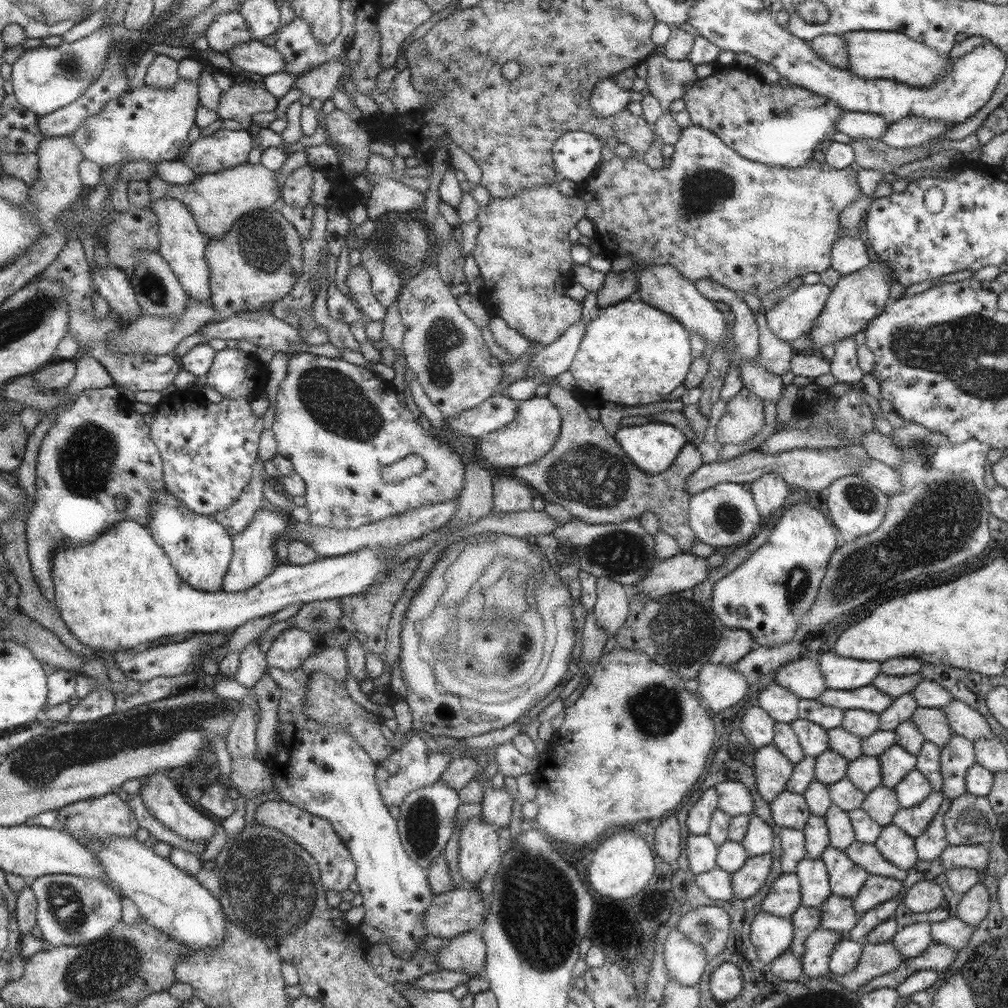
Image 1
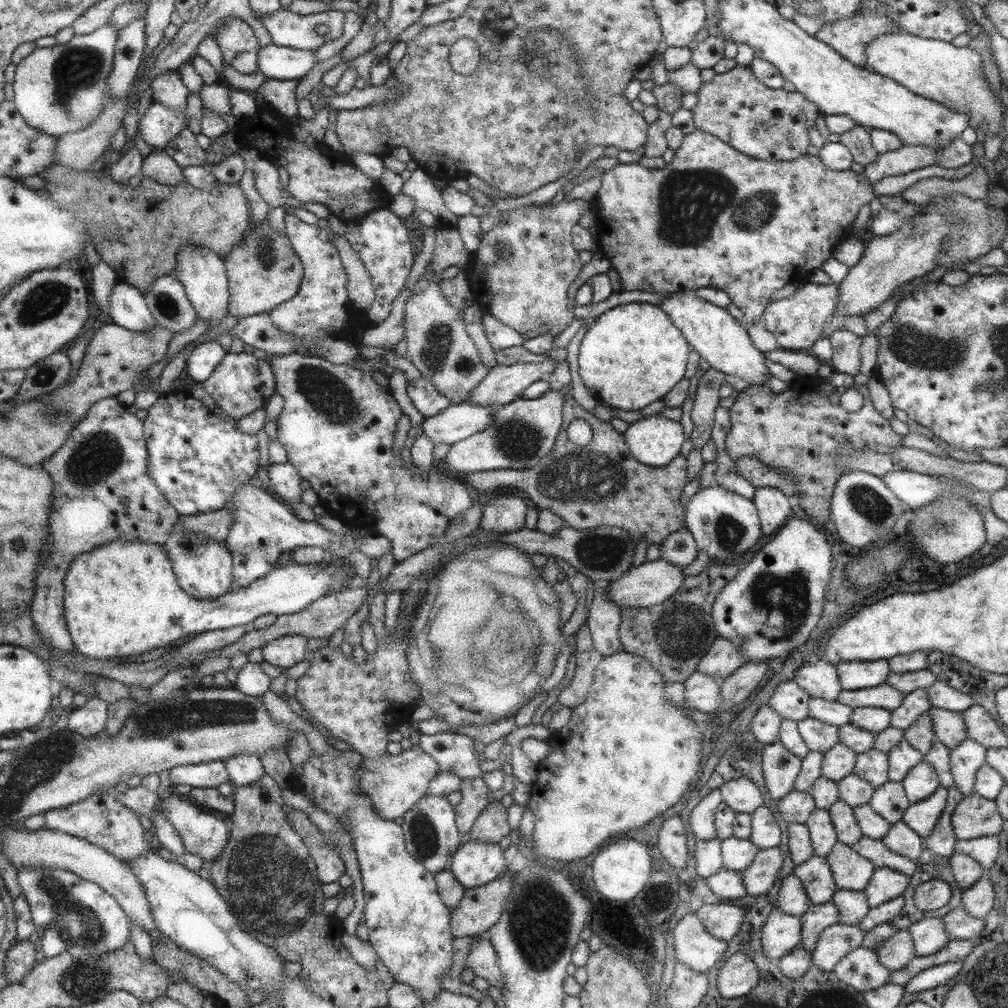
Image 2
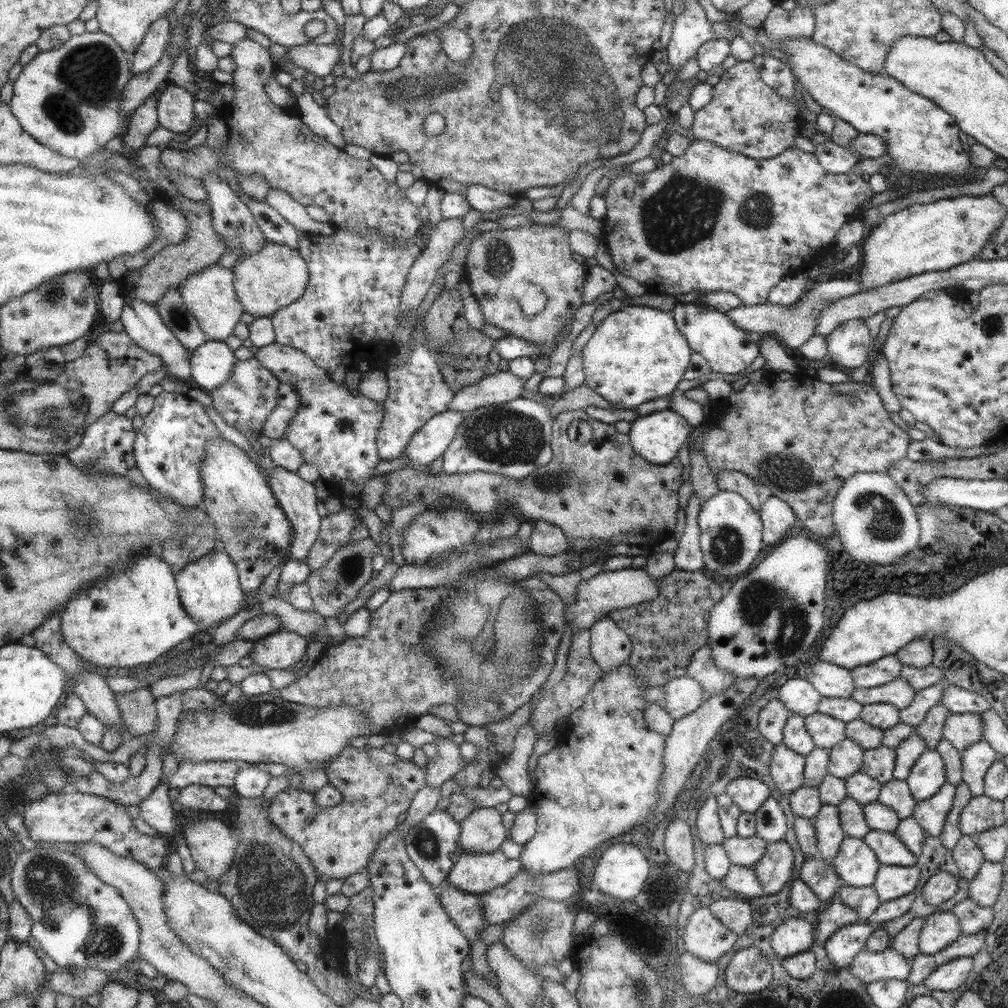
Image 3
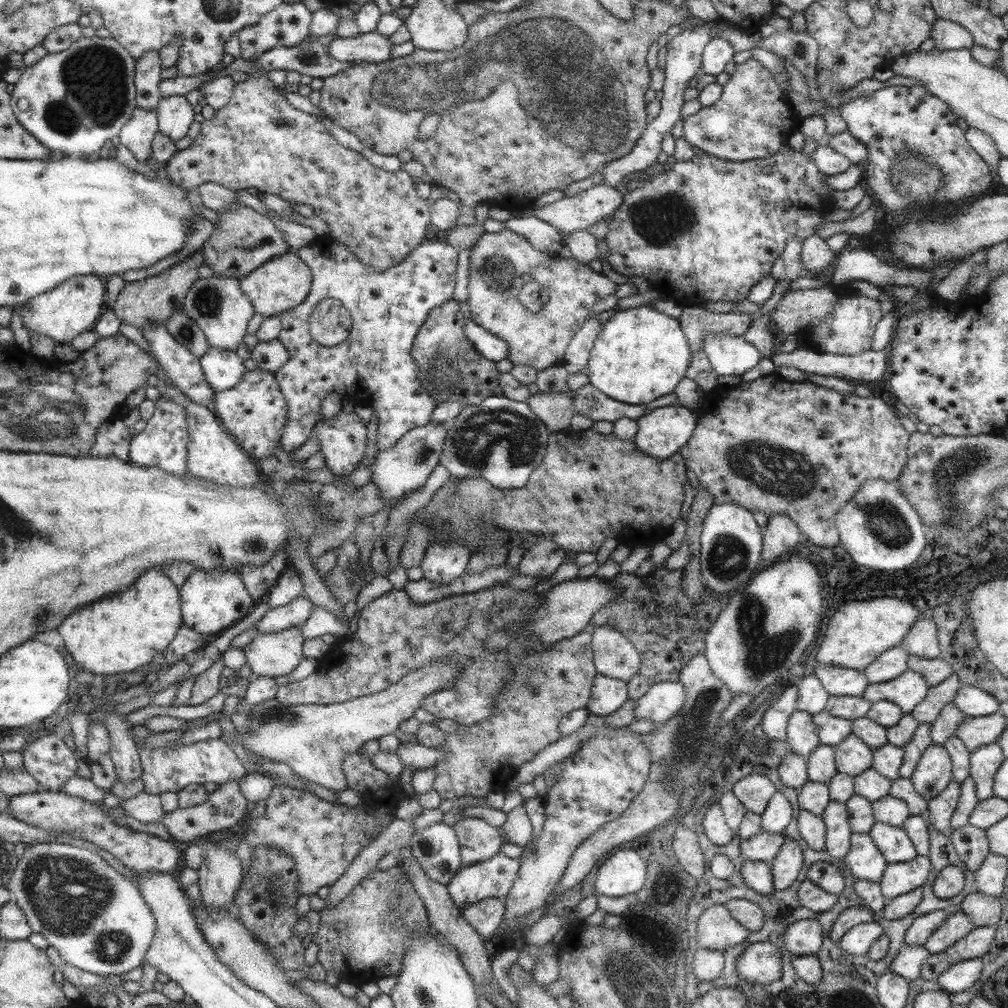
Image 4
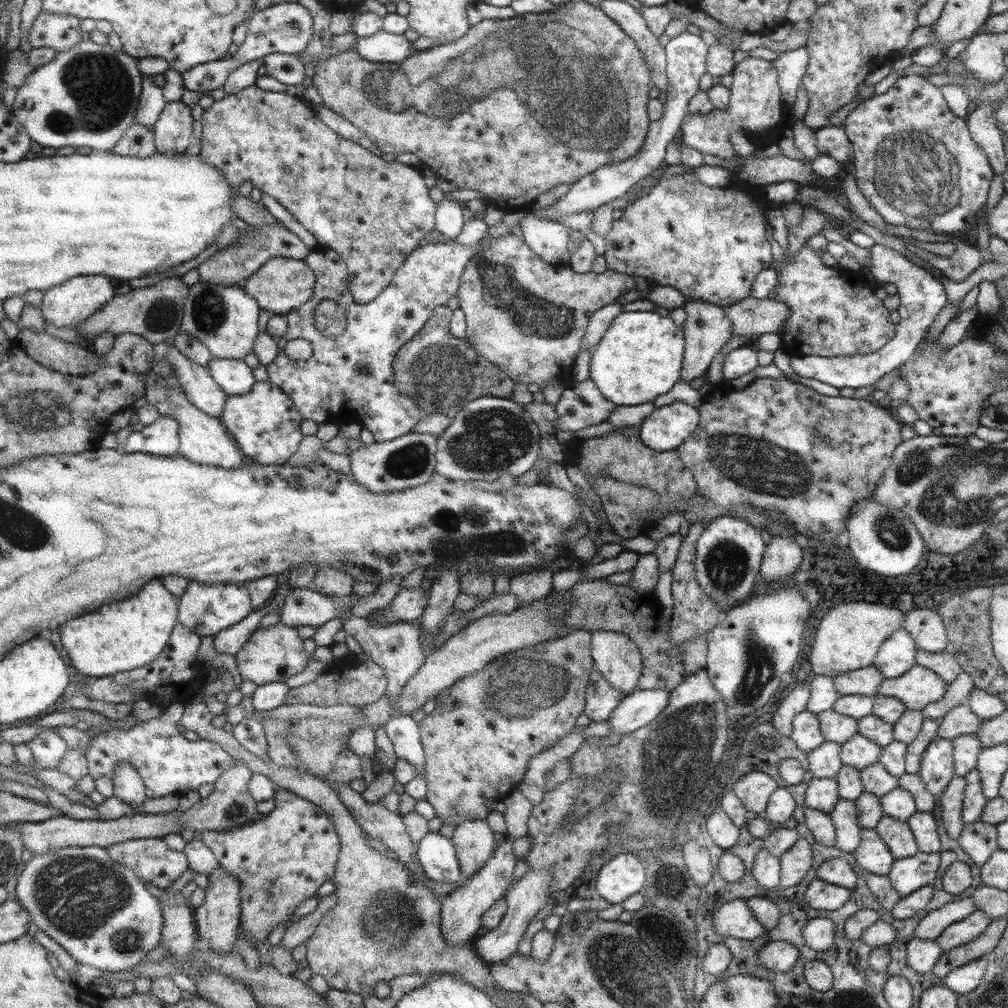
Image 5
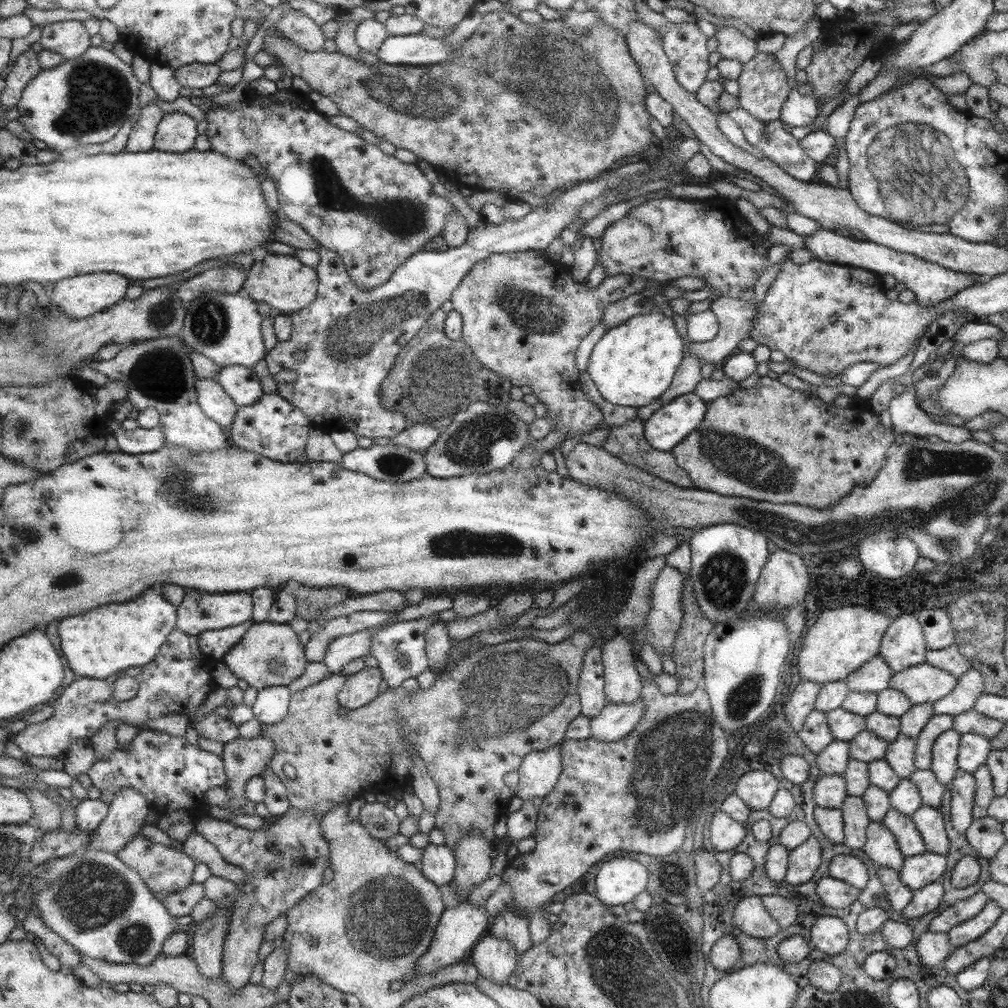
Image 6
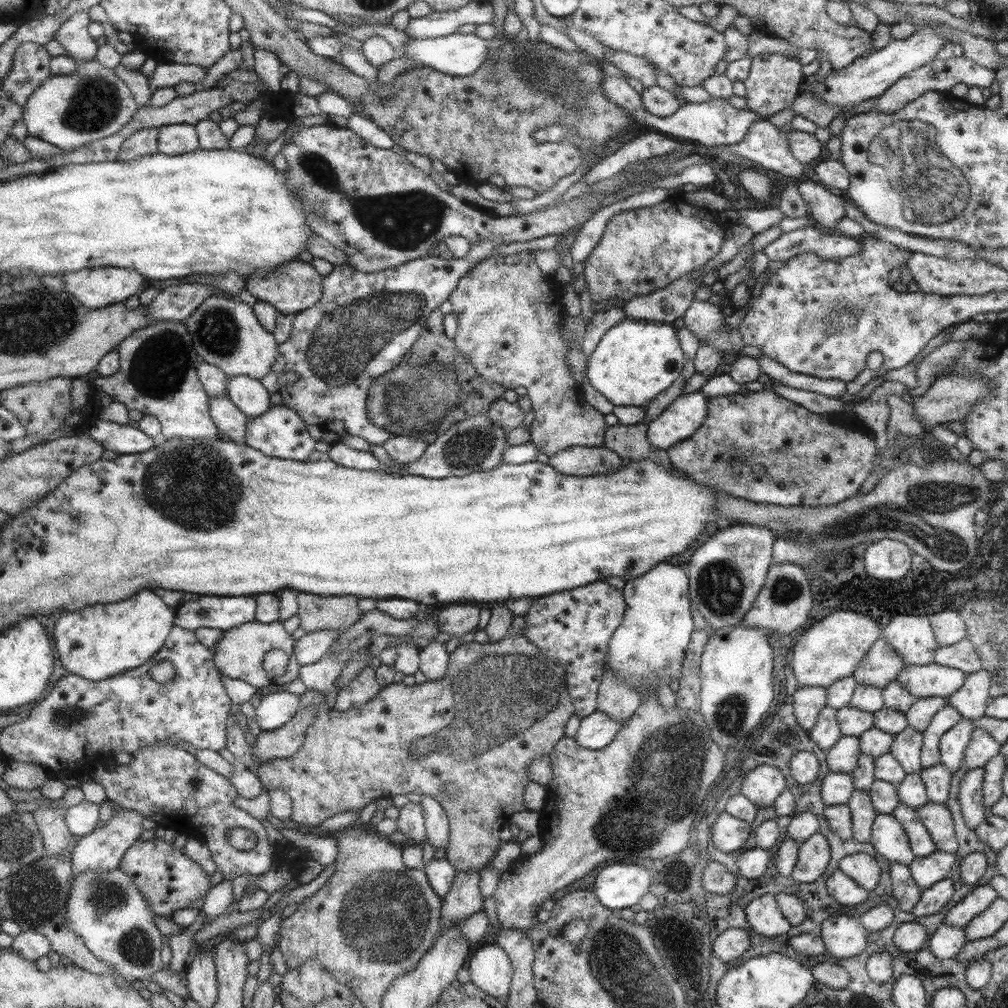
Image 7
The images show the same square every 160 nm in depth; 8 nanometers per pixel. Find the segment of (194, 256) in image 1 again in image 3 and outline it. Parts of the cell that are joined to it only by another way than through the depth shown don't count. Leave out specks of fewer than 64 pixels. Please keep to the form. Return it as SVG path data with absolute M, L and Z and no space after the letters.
M219 263L188 276L180 288L184 302L189 311L196 316L201 329L208 335L210 341L227 342L227 338L233 336L235 324L239 324L245 308L241 305L234 284L234 270L225 268Z

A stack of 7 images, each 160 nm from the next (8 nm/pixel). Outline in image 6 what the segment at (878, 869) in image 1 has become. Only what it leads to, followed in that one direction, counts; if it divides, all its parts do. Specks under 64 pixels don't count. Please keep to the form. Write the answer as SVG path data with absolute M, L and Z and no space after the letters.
M890 809L881 820L884 827L893 835L897 851L904 857L925 853L924 840L911 818Z

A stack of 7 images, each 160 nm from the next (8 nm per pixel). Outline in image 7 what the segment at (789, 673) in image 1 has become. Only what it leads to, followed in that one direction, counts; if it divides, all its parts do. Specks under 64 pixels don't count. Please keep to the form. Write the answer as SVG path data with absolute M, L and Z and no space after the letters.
M880 637L868 650L867 656L856 666L852 677L856 684L882 689L896 680L897 673L904 666L900 655Z

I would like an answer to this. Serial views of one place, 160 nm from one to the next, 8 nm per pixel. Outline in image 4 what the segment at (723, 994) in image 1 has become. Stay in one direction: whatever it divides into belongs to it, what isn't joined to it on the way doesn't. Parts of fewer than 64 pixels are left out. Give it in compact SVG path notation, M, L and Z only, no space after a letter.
M768 942L746 946L735 959L737 978L749 984L771 984L781 976L780 949Z

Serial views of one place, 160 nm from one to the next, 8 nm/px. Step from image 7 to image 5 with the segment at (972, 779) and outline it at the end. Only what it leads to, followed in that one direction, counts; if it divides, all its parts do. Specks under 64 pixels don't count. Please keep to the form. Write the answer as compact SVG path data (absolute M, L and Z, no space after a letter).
M954 775L937 802L937 806L941 809L942 826L947 836L953 841L956 841L961 834L961 830L963 830L961 806L964 790L965 781L963 781L963 777Z

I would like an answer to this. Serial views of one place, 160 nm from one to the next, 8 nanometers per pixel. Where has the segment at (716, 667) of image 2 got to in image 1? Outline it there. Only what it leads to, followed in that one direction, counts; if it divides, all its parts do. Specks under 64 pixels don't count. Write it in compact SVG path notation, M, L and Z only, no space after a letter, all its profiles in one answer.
M723 628L717 647L708 662L714 665L735 665L740 658L755 647L747 631Z

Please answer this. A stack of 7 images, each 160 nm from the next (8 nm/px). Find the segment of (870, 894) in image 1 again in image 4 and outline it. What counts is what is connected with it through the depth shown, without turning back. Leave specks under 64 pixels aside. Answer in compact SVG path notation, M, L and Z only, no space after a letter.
M916 855L909 862L888 863L878 882L881 894L885 900L907 894L924 884L931 869L931 862L923 855Z

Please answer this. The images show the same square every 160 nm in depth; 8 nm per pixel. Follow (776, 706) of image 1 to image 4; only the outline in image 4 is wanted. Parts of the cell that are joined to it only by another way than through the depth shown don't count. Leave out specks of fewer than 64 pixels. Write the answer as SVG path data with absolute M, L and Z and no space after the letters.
M803 674L795 678L797 689L796 710L806 712L809 715L817 714L824 710L828 697L825 689L813 674Z

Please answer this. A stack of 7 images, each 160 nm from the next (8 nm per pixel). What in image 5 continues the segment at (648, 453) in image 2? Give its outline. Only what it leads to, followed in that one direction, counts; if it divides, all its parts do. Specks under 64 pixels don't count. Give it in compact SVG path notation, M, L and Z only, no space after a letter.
M683 402L654 407L637 426L640 442L657 452L674 451L695 430L700 422L699 410Z

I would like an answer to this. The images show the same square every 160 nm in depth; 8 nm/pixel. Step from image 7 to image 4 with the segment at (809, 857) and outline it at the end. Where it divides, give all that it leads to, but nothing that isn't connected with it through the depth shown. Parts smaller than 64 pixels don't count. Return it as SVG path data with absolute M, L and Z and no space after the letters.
M785 837L783 846L770 862L772 887L775 891L787 888L797 876L802 865L803 853L794 841Z

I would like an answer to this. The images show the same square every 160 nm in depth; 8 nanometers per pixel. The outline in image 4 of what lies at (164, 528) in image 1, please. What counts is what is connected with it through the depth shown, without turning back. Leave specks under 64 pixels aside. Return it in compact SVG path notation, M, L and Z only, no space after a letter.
M195 570L189 580L180 586L184 624L203 635L223 632L241 618L245 618L257 605L257 601L247 590L244 580L234 570Z

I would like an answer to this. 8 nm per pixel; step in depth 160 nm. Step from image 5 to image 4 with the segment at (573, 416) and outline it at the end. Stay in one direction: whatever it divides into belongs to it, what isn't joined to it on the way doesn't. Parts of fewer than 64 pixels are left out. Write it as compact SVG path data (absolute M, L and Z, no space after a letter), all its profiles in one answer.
M589 383L574 391L573 410L574 414L583 414L583 416L591 418L594 420L593 423L597 420L607 420L607 422L613 423L623 417L636 421L646 413L643 405L625 404L611 400Z

